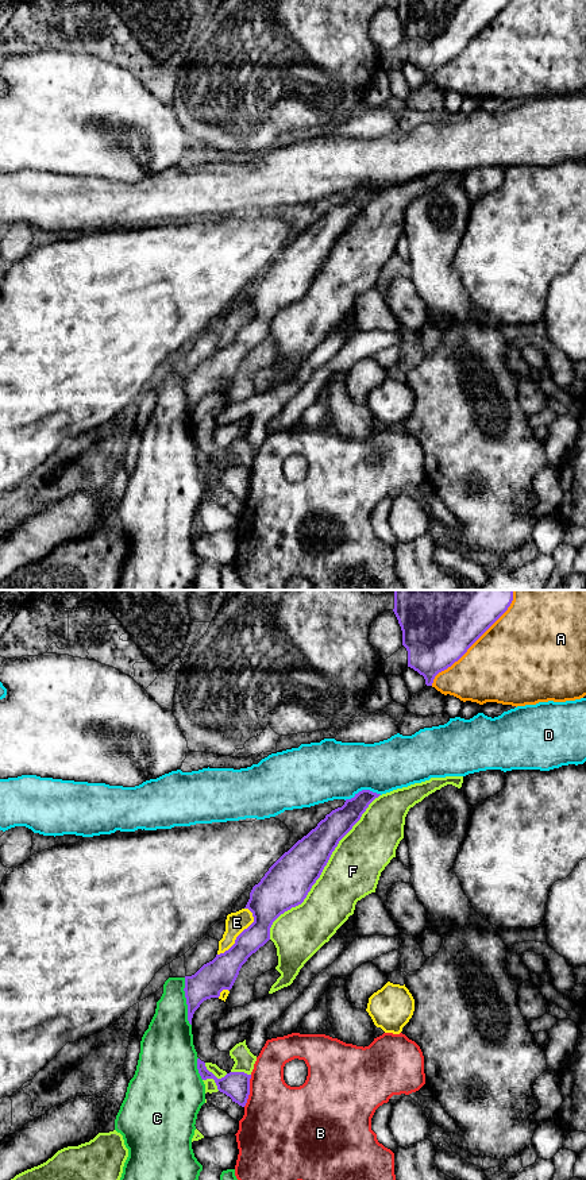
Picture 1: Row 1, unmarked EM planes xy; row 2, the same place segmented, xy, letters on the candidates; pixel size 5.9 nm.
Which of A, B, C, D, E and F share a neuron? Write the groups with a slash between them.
A E / B / C / D / F

